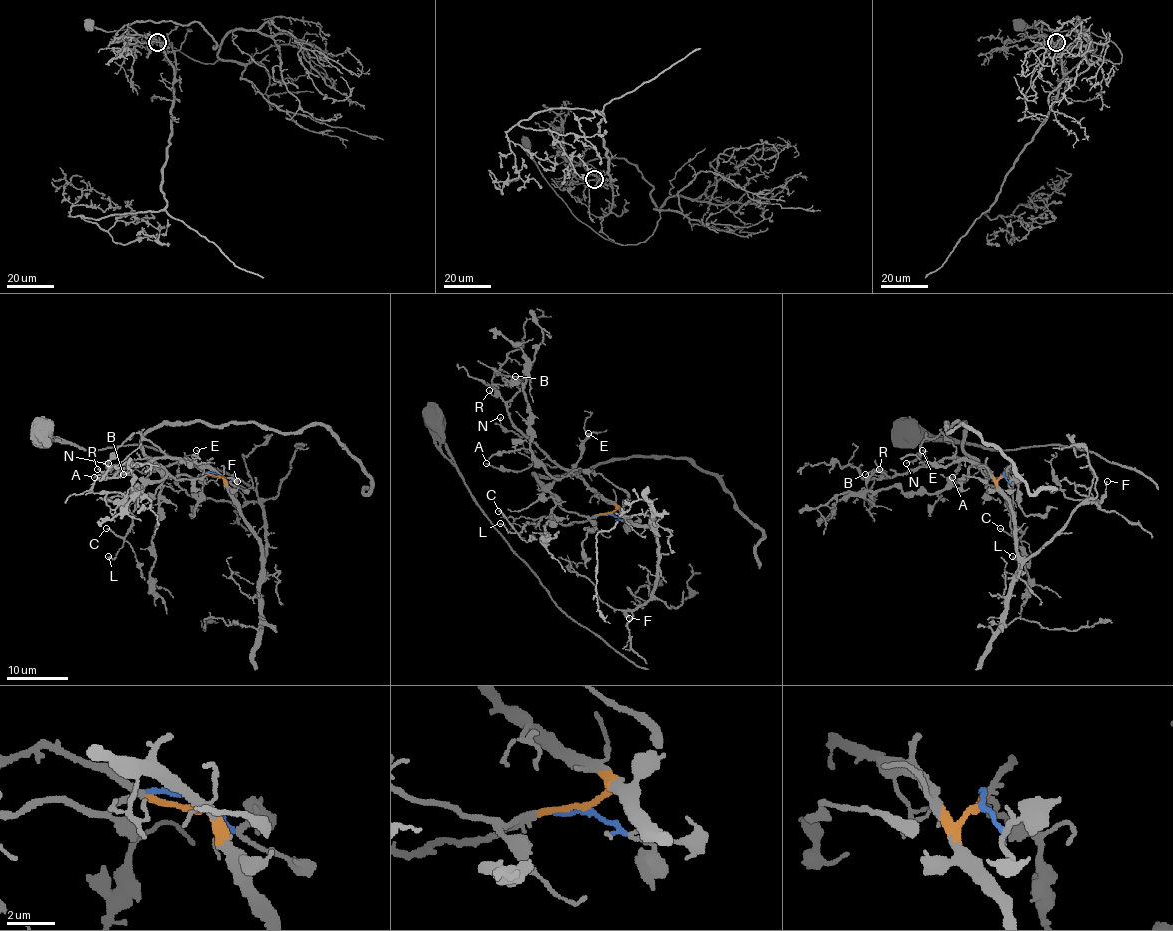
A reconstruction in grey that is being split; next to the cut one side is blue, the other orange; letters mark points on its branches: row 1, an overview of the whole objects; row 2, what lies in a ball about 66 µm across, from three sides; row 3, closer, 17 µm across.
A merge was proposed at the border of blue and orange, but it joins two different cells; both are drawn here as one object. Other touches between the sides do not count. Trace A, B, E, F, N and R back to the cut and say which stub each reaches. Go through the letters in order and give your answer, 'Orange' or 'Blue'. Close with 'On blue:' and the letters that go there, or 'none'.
A: Orange
B: Orange
E: Orange
F: Orange
N: Orange
R: Orange
On blue: none

